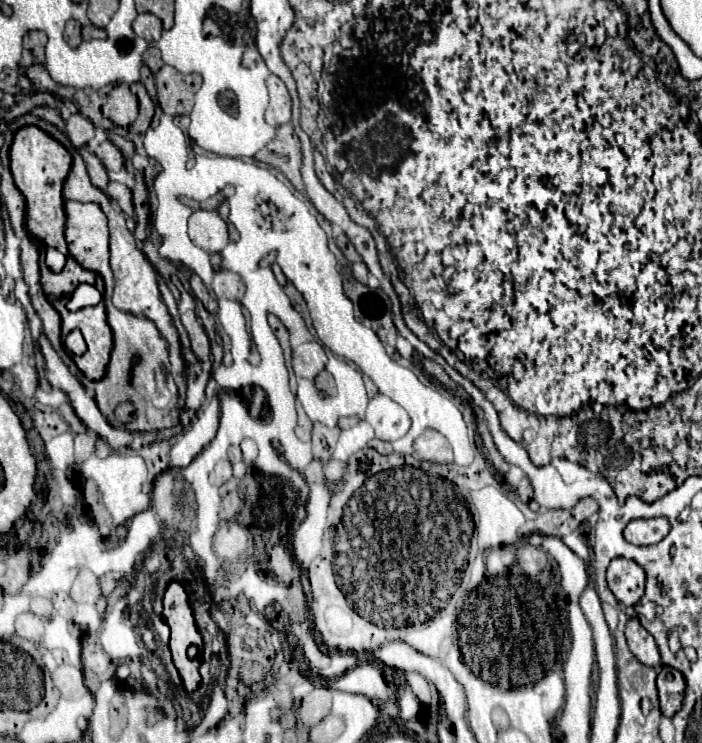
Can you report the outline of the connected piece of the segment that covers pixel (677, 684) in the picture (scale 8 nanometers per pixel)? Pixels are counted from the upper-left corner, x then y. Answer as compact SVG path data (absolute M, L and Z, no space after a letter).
M662 666L660 674L658 674L658 694L660 694L660 710L664 716L674 716L684 700L684 690L686 690L686 682L684 676L670 668L670 666Z

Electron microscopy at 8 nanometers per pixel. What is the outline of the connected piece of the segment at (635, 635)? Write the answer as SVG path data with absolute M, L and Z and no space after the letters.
M632 616L626 624L626 640L628 646L632 650L632 654L646 666L660 666L660 652L658 646L652 638L652 634L640 624L640 620L636 616Z

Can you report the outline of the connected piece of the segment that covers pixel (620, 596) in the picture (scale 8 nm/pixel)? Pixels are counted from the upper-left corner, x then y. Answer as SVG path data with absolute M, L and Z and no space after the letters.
M614 558L608 566L606 578L610 590L622 606L634 606L644 596L646 574L634 560Z

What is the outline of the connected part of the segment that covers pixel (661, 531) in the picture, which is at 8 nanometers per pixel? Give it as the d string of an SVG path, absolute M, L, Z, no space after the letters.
M666 518L632 520L624 530L624 538L636 546L650 546L664 540L668 532L670 532L670 522Z

